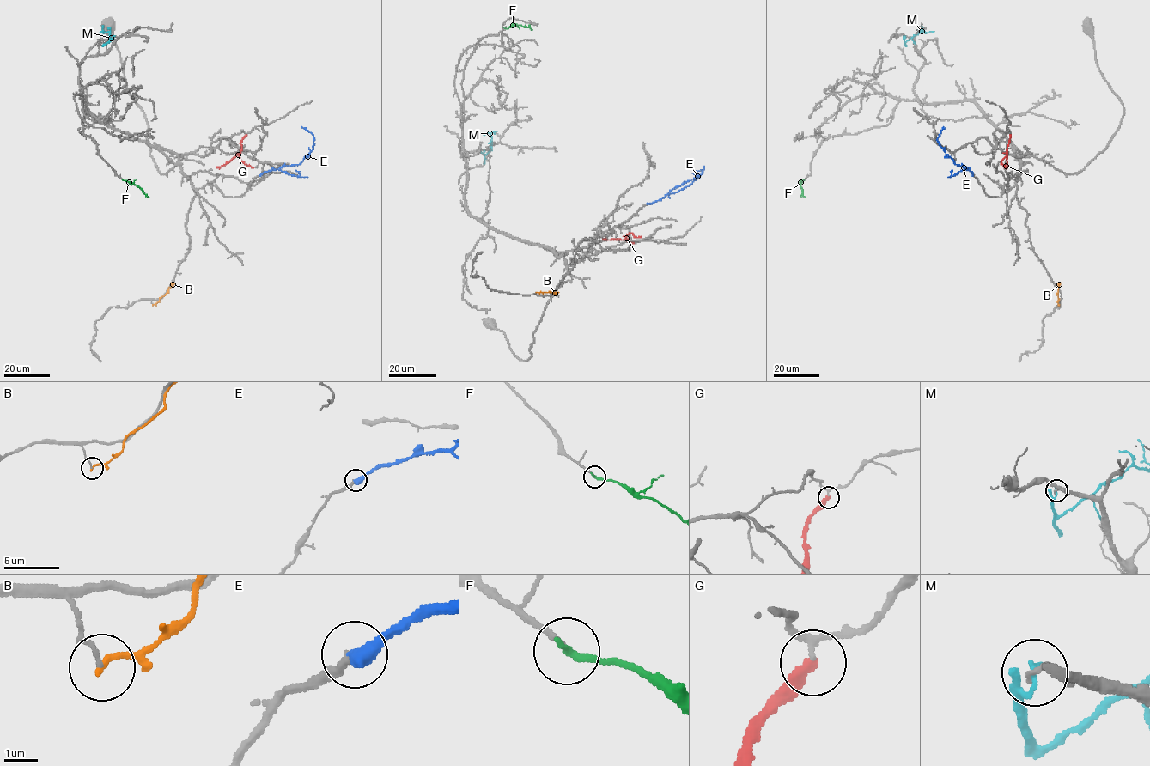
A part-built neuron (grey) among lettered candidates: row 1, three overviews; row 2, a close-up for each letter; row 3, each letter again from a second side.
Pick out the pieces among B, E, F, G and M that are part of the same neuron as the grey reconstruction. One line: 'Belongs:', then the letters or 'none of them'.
Belongs: E, F

